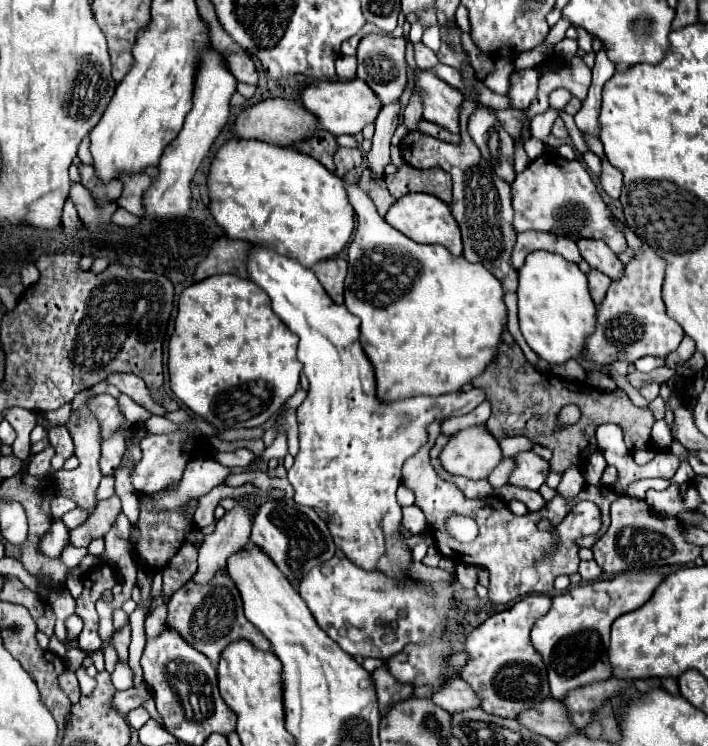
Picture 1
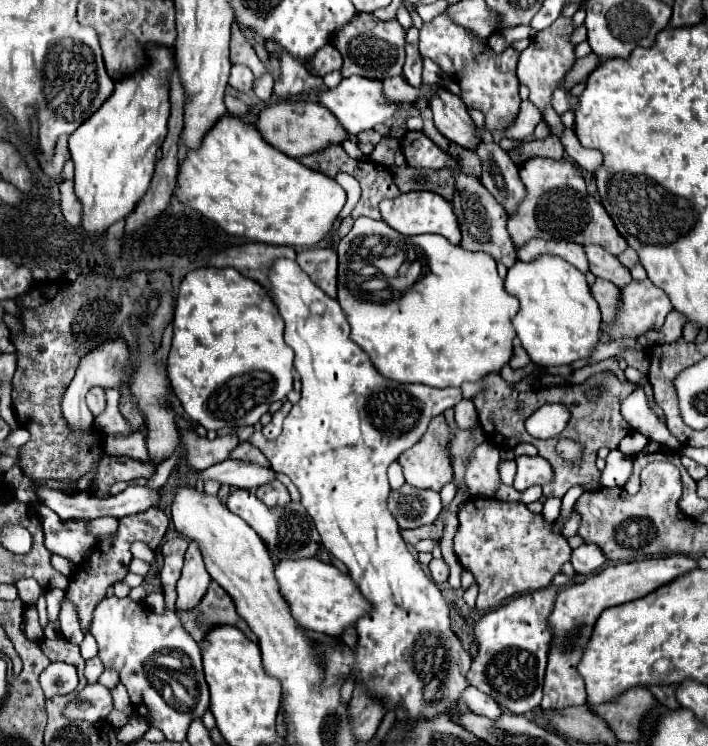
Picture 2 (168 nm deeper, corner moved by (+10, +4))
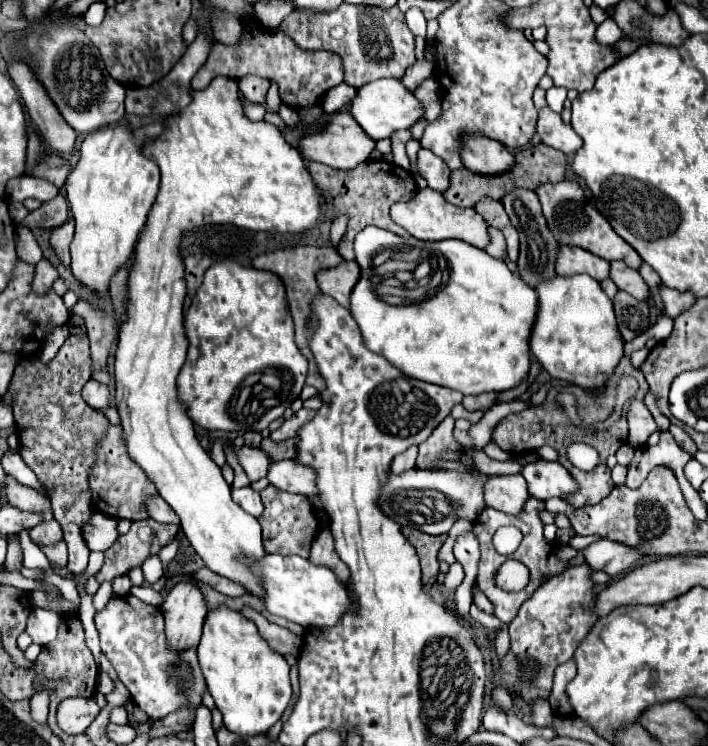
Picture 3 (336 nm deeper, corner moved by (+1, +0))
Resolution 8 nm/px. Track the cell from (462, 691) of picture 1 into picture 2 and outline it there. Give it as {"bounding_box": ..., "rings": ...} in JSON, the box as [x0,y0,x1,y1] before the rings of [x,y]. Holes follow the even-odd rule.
{"bounding_box":[459,685,503,719],"rings":[[[471,685],[461,693],[459,703],[463,703],[469,711],[473,711],[477,715],[485,715],[489,719],[497,719],[503,713],[501,707],[491,697],[487,697],[485,693],[481,693],[479,689],[475,689]]]}

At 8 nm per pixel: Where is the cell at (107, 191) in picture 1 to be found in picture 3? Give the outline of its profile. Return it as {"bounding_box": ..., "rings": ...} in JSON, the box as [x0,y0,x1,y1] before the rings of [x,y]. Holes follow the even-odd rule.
{"bounding_box":[50,223,74,265],"rings":[[[64,223],[60,227],[56,227],[52,231],[52,237],[50,237],[50,245],[54,249],[54,253],[58,255],[60,263],[62,265],[68,265],[70,263],[70,243],[74,239],[74,223]]]}

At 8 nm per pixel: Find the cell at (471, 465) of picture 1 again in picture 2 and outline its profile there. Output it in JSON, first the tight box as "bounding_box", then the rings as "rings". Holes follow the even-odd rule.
{"bounding_box":[465,443,499,497],"rings":[[[491,443],[477,445],[467,461],[465,483],[473,497],[493,497],[499,485],[499,449]]]}

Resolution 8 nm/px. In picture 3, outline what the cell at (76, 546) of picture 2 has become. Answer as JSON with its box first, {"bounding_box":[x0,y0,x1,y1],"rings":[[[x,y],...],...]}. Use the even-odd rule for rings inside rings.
{"bounding_box":[84,511,118,551],"rings":[[[94,511],[92,519],[84,525],[84,539],[90,551],[106,551],[118,539],[118,519]]]}

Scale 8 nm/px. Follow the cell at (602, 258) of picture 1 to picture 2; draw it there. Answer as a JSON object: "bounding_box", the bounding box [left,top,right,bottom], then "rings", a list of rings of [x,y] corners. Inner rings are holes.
{"bounding_box":[585,245,631,287],"rings":[[[587,245],[585,255],[589,259],[589,271],[595,277],[607,279],[607,281],[615,283],[617,287],[623,287],[623,285],[627,285],[631,281],[629,269],[625,265],[621,265],[615,255],[607,253],[599,245]]]}

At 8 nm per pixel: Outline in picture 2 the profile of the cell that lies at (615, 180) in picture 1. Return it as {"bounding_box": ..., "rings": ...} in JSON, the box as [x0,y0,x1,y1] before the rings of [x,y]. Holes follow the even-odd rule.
{"bounding_box":[561,129,603,175],"rings":[[[565,129],[565,135],[561,137],[561,143],[563,143],[567,155],[569,155],[577,165],[581,165],[581,167],[587,169],[591,175],[595,175],[595,171],[597,171],[597,169],[601,167],[601,163],[603,163],[601,151],[597,151],[597,149],[585,149],[585,147],[579,143],[579,139],[577,139],[577,135],[575,135],[573,129]]]}

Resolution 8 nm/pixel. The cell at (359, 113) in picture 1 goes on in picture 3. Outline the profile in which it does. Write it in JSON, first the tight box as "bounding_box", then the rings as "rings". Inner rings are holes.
{"bounding_box":[350,79,424,139],"rings":[[[378,79],[358,89],[350,105],[352,117],[372,139],[388,139],[398,129],[410,129],[418,119],[424,117],[424,105],[416,99],[416,95],[402,85],[400,79]]]}

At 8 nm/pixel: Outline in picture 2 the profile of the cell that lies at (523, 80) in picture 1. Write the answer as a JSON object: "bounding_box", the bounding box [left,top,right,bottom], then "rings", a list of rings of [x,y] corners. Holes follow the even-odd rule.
{"bounding_box":[419,15,519,141],"rings":[[[439,15],[429,23],[423,23],[419,31],[419,51],[423,57],[435,61],[451,79],[459,79],[461,99],[467,107],[485,113],[485,125],[489,125],[493,139],[501,141],[501,131],[515,119],[519,111],[519,81],[515,75],[519,53],[505,49],[503,53],[491,51],[485,43],[473,39],[465,27],[455,25],[447,15]]]}

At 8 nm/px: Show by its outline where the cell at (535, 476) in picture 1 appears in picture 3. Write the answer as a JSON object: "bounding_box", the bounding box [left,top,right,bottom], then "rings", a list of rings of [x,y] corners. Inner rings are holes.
{"bounding_box":[522,461,578,501],"rings":[[[550,461],[528,463],[522,469],[522,475],[528,483],[530,495],[540,501],[546,501],[550,497],[562,499],[578,491],[578,483],[560,463],[550,463]]]}

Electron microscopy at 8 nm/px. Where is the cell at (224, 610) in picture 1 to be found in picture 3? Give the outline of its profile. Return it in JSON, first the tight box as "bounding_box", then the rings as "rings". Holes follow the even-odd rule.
{"bounding_box":[242,609,302,657],"rings":[[[244,609],[242,615],[248,617],[248,619],[252,619],[252,621],[256,623],[260,635],[270,643],[270,647],[272,647],[274,651],[278,651],[278,653],[282,653],[282,655],[288,655],[288,653],[290,653],[290,655],[298,657],[300,645],[302,645],[302,639],[300,639],[298,635],[290,633],[290,631],[284,629],[284,627],[278,627],[278,625],[266,621],[260,613],[256,613],[256,611],[252,611],[252,609]]]}

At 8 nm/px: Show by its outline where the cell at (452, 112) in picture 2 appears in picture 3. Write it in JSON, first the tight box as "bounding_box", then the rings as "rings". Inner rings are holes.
{"bounding_box":[462,137,514,175],"rings":[[[472,137],[466,141],[462,149],[464,165],[482,175],[498,175],[506,173],[514,167],[514,153],[510,153],[502,143],[486,139],[486,137]]]}

